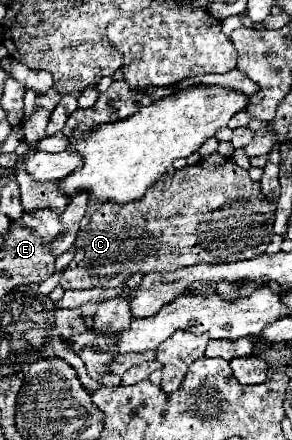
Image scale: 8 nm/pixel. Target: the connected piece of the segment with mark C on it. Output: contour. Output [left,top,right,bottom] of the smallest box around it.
[61,153,275,289]

